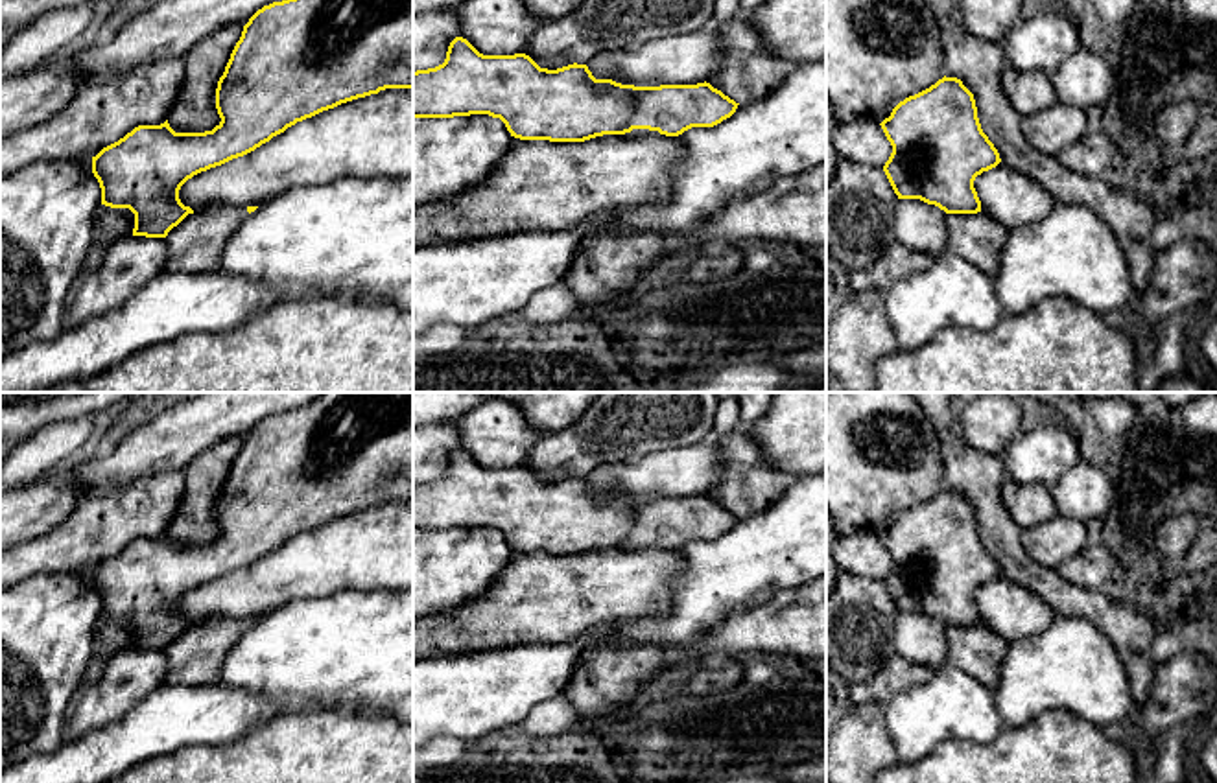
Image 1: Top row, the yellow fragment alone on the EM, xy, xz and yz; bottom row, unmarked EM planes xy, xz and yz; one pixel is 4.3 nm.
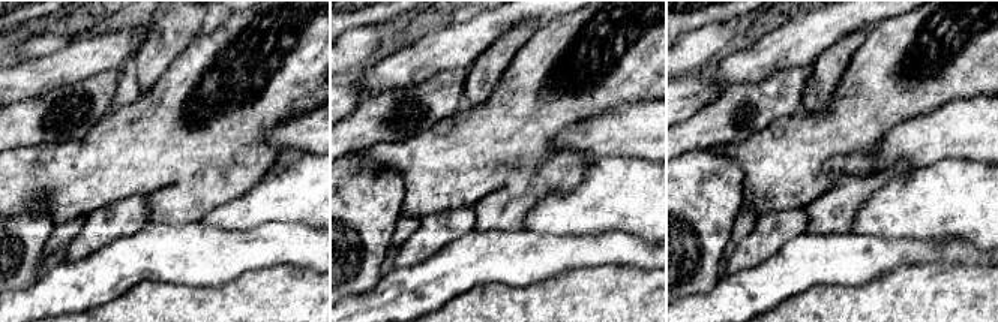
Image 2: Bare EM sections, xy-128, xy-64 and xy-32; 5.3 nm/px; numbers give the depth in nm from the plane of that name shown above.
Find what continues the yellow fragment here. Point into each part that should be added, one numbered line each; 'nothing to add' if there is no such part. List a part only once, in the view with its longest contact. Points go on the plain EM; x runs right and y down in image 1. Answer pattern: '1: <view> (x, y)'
1: yz (978, 651)

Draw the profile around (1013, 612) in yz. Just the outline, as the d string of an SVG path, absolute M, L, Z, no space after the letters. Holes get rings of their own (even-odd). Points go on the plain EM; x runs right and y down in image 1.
M1005 575L977 588L974 601L981 614L981 625L1007 643L1044 632L1057 615L1040 597Z

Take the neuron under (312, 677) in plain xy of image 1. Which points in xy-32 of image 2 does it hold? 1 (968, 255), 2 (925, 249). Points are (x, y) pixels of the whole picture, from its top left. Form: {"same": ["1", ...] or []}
{"same": []}

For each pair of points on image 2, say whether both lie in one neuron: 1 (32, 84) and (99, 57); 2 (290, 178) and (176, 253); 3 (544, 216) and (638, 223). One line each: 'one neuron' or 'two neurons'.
1: one neuron
2: two neurons
3: one neuron

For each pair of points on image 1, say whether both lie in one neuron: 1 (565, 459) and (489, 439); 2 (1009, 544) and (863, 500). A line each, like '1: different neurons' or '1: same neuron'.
1: different neurons
2: different neurons

